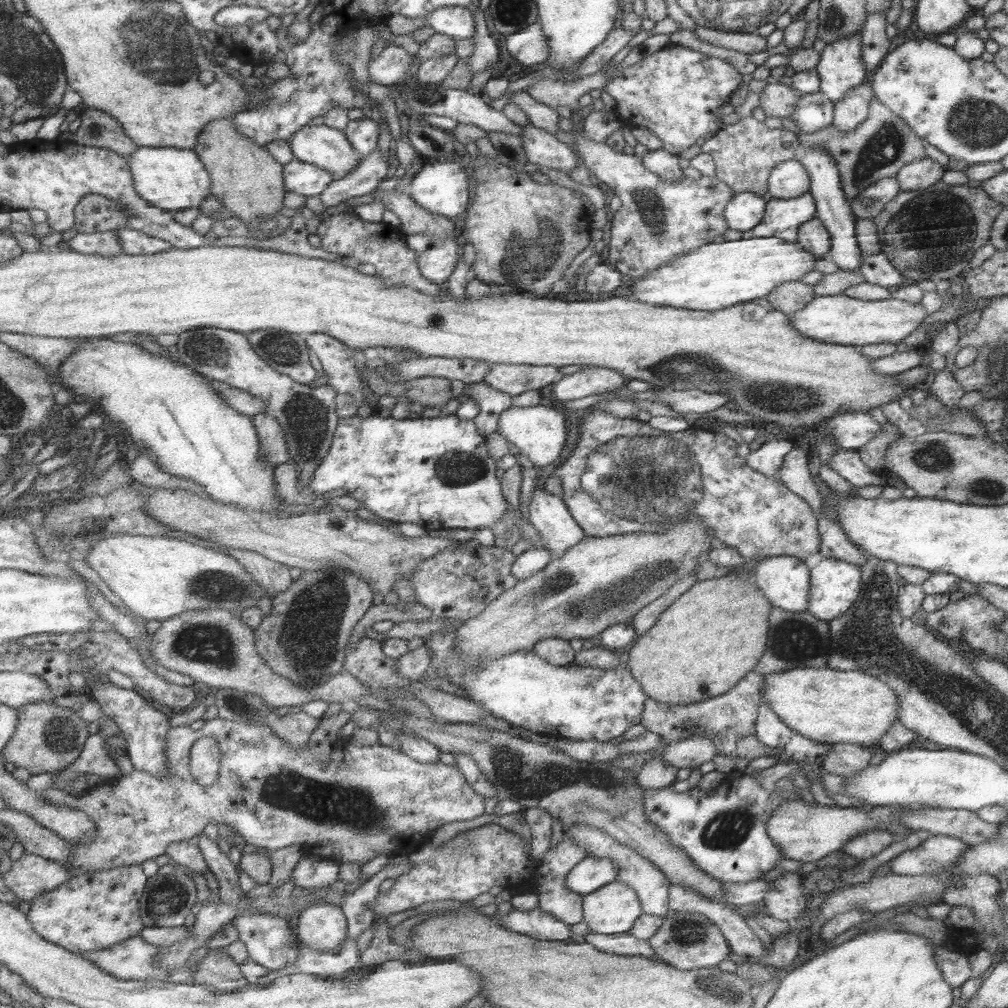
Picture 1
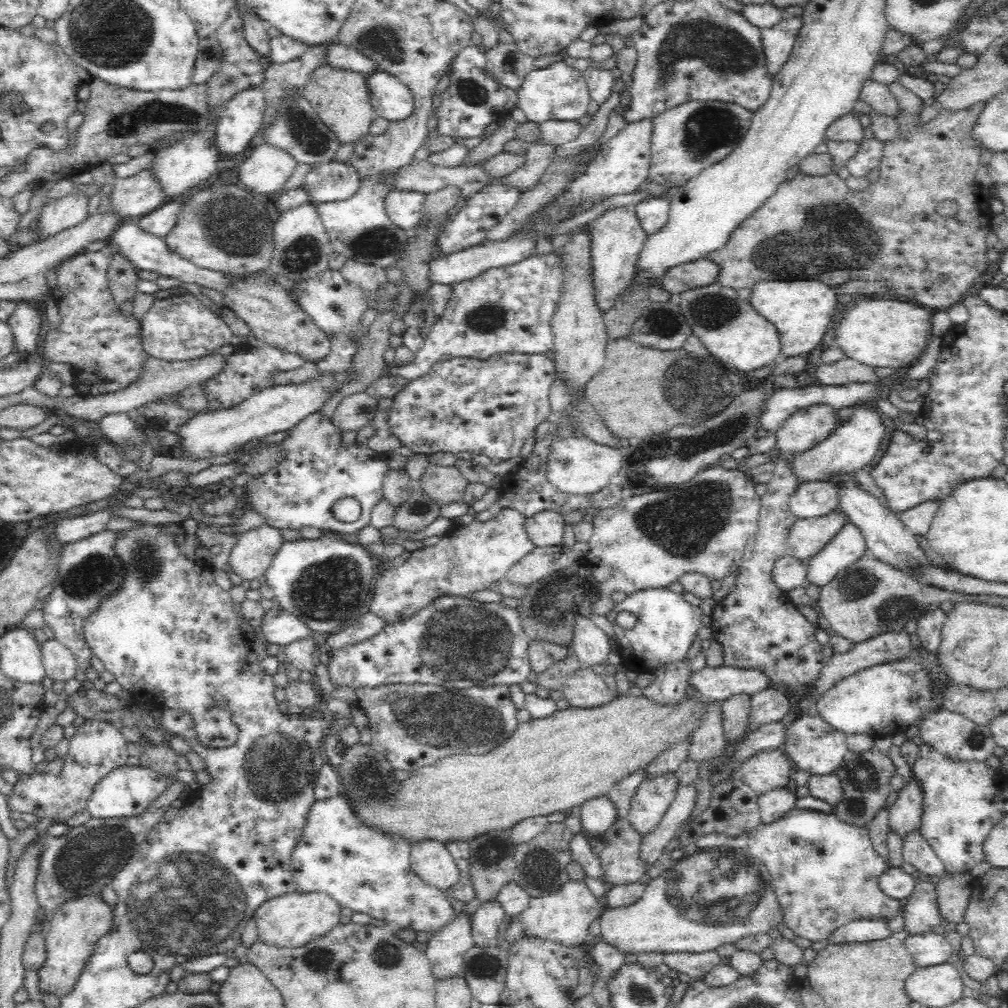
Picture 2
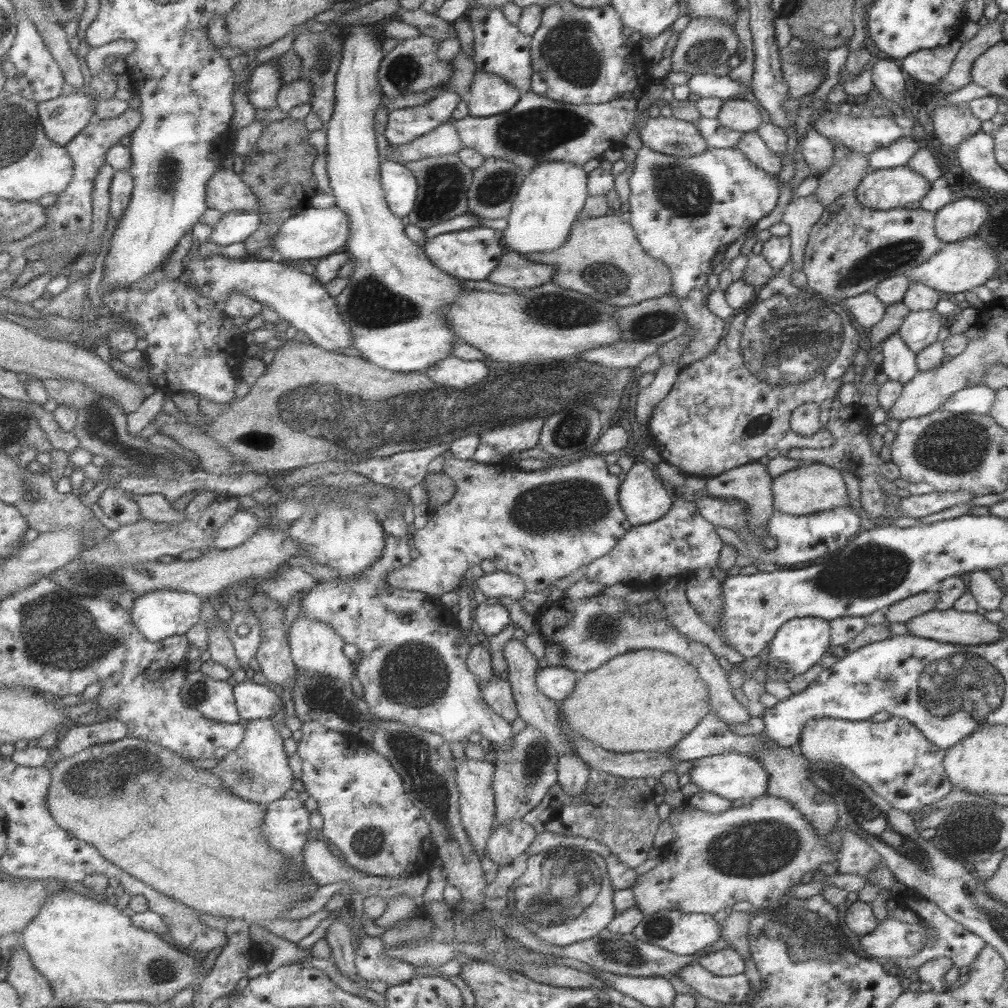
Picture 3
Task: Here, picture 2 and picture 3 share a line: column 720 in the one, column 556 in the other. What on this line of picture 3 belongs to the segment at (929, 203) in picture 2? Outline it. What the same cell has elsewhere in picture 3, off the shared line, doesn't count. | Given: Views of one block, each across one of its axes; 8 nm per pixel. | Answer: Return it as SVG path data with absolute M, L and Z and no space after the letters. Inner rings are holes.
M599 216L587 220L577 220L573 226L572 234L569 236L565 246L556 251L546 253L531 253L523 255L529 261L535 263L553 265L555 267L555 278L553 283L569 290L589 295L591 298L605 301L611 306L625 307L636 305L638 302L647 301L663 295L669 295L672 290L671 274L663 262L652 257L643 250L639 240L629 222L623 222L619 216Z

